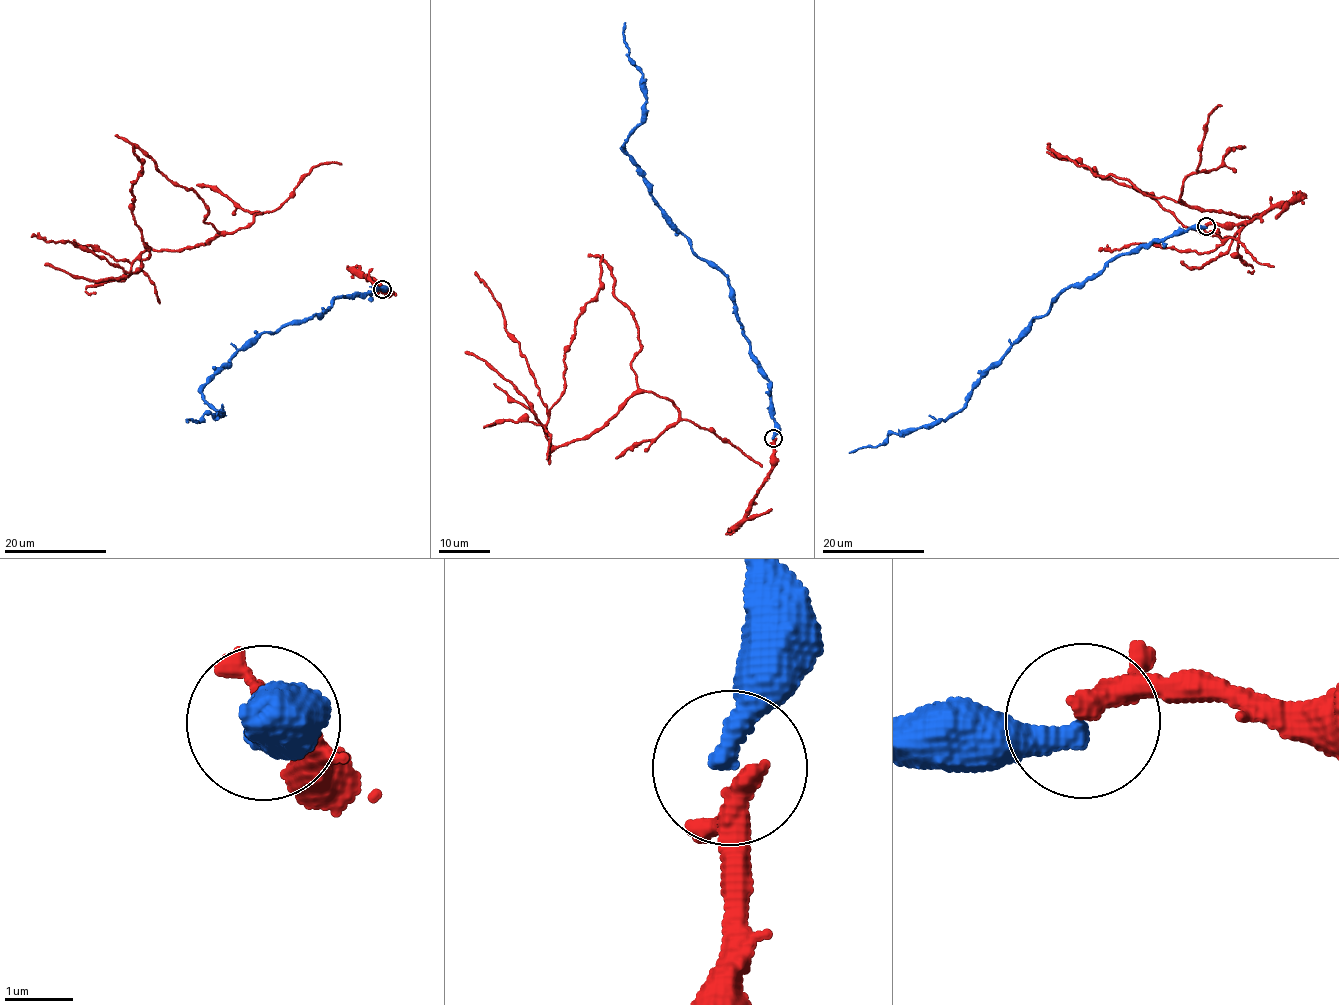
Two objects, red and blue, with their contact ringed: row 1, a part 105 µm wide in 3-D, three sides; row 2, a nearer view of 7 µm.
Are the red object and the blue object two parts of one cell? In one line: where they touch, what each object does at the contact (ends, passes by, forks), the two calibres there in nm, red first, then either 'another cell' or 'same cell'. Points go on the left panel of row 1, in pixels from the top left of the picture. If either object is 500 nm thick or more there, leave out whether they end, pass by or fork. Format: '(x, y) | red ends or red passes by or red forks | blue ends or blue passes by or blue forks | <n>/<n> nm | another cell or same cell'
(382, 289) | red passes by | blue ends | 280/320 nm | same cell

